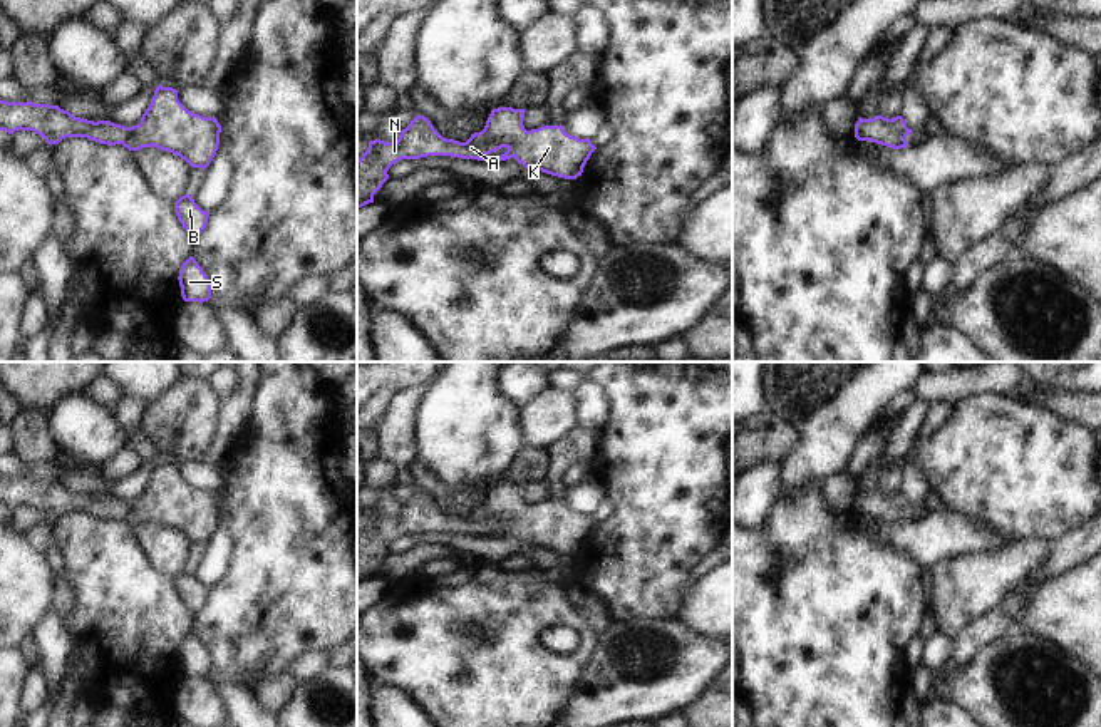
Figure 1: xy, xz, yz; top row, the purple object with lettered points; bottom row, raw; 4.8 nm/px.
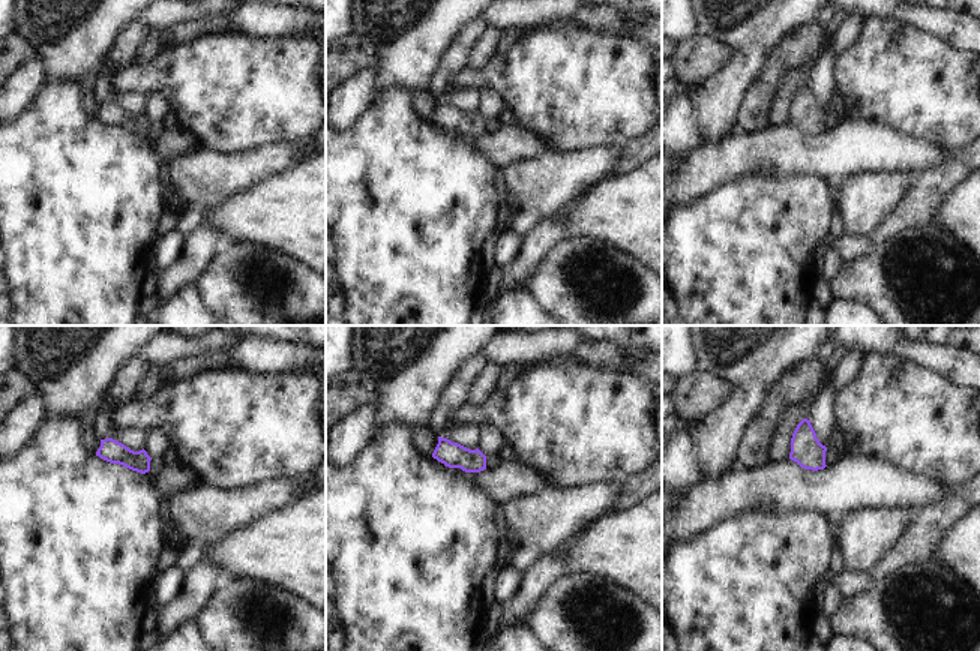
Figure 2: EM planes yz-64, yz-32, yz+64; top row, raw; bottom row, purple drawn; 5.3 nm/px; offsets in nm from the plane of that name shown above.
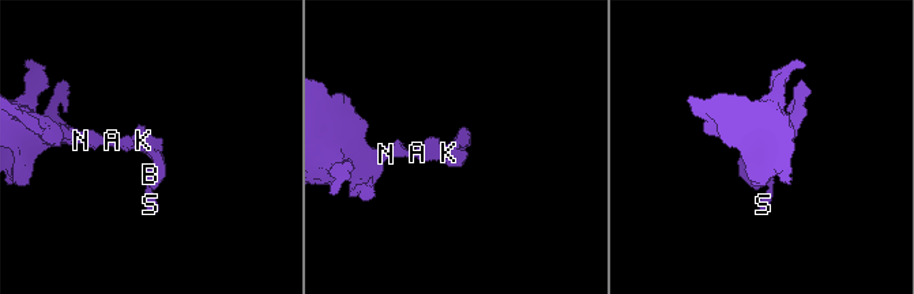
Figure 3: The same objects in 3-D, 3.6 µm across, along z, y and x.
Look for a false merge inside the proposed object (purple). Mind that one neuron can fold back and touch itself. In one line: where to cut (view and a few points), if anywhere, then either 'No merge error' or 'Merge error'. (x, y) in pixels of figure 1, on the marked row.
No split. No merge error

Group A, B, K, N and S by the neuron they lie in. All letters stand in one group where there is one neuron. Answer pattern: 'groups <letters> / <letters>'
groups A B K N S

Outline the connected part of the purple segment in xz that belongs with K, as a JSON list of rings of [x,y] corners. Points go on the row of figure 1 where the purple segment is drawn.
[[[513,107],[493,109],[484,129],[471,134],[466,142],[442,137],[431,121],[419,114],[401,131],[395,142],[369,141],[367,151],[357,161],[357,209],[374,203],[374,194],[389,179],[389,168],[401,159],[451,156],[484,161],[488,154],[506,147],[499,161],[514,157],[530,171],[565,179],[582,176],[597,149],[592,141],[566,134],[561,124],[526,131],[525,112]]]

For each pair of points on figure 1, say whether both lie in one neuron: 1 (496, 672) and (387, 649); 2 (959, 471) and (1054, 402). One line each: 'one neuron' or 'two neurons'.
1: one neuron
2: two neurons

